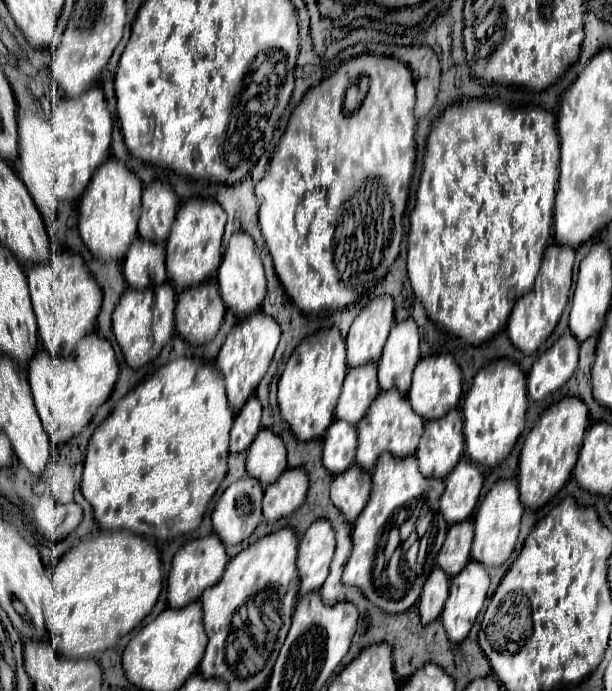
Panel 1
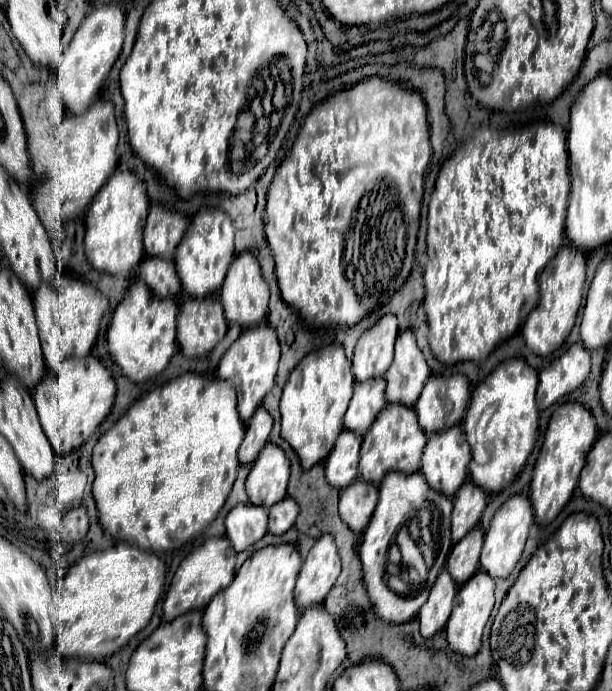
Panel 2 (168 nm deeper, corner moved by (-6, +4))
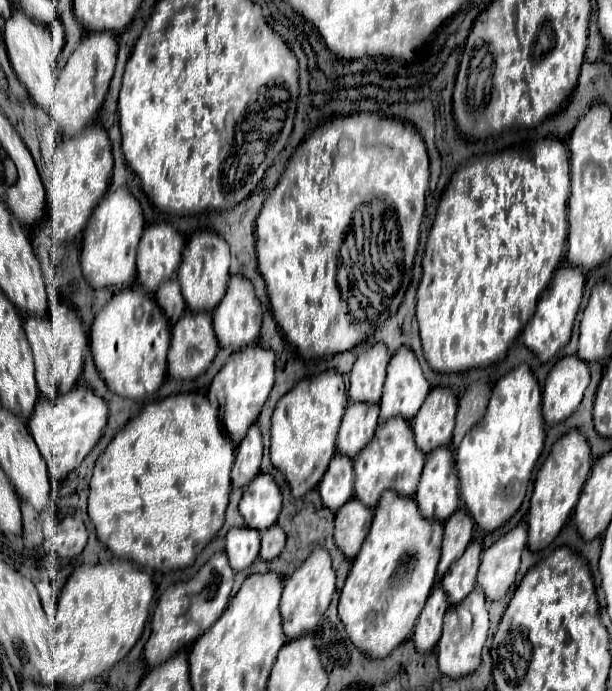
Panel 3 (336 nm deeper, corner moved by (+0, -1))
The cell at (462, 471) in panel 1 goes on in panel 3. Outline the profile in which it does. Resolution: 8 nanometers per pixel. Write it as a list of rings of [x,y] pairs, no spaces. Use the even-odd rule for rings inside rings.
[[[455,510],[447,520],[445,520],[445,536],[443,536],[443,548],[441,548],[441,560],[439,560],[439,576],[443,576],[449,566],[463,554],[467,544],[473,538],[473,528],[475,522],[465,514],[465,510]]]

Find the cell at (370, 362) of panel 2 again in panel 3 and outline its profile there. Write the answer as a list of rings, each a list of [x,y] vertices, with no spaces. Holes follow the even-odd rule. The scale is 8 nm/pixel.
[[[377,342],[375,346],[363,350],[363,354],[357,356],[351,370],[351,378],[349,378],[351,400],[363,400],[363,402],[381,400],[389,358],[391,354],[383,342]]]

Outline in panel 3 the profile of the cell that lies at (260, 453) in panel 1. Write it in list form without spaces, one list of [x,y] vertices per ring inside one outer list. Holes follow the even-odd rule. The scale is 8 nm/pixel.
[[[261,472],[257,480],[253,480],[249,488],[245,488],[239,504],[239,512],[243,514],[245,524],[257,530],[269,528],[279,518],[281,498],[283,496],[275,478],[267,472]]]

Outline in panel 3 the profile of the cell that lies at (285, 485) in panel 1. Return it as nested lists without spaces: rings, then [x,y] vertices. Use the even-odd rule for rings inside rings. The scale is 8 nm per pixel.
[[[279,524],[269,526],[269,530],[261,532],[261,558],[263,560],[273,560],[281,554],[285,546],[285,532]]]

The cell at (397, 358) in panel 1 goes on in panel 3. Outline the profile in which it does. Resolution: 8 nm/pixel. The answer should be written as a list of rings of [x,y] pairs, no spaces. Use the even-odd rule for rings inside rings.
[[[401,346],[397,354],[391,356],[387,368],[387,380],[381,398],[381,422],[401,416],[411,420],[421,408],[431,386],[425,380],[421,366],[407,346]]]

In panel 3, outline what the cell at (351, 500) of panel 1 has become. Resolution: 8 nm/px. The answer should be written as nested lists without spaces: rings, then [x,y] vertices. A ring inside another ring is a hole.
[[[351,498],[335,512],[335,544],[343,550],[343,554],[353,560],[369,532],[373,520],[373,510],[357,498]]]

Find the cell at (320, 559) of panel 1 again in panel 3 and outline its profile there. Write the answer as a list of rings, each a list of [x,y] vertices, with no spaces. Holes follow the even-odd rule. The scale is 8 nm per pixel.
[[[315,548],[309,558],[285,580],[283,596],[281,596],[281,616],[283,616],[283,630],[285,636],[297,638],[303,632],[313,632],[331,602],[331,594],[335,590],[335,570],[331,556],[325,548]]]

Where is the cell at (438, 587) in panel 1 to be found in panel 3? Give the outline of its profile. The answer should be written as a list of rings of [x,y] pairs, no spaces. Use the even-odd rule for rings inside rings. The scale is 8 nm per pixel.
[[[435,586],[423,606],[423,612],[419,620],[415,622],[415,632],[413,632],[413,642],[419,652],[431,652],[441,636],[441,624],[443,616],[449,608],[449,598],[445,598],[445,592],[441,586]]]

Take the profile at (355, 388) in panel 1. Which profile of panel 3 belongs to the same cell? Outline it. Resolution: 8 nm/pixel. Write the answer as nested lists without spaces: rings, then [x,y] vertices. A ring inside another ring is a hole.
[[[351,402],[345,410],[343,424],[339,428],[337,450],[349,458],[355,458],[363,450],[365,442],[373,438],[379,422],[379,404]]]

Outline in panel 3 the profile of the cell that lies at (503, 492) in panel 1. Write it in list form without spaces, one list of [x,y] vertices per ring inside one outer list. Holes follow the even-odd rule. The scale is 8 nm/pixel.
[[[519,522],[489,548],[485,548],[479,566],[477,586],[485,592],[487,598],[499,600],[513,586],[525,544],[527,528],[523,526],[523,522]]]

